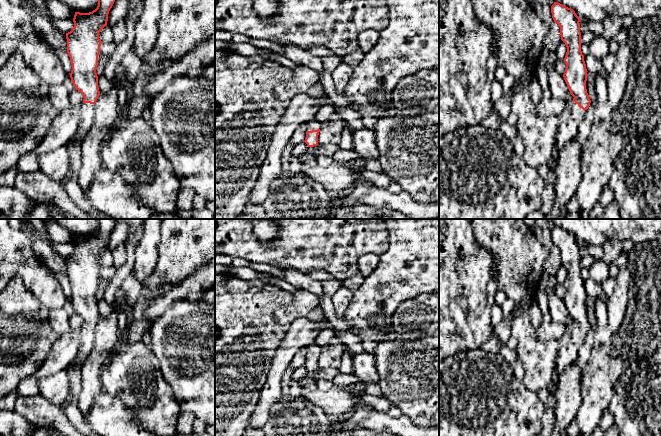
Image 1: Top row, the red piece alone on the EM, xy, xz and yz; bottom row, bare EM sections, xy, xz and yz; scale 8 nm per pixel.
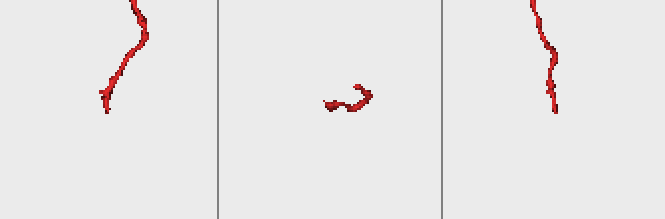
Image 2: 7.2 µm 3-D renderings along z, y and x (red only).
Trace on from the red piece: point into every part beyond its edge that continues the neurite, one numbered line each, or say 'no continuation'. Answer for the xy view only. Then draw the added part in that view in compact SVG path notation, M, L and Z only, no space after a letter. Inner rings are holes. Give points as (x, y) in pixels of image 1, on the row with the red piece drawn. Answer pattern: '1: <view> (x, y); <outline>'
1: xy (87, 112); M82 103L80 111L80 122L74 136L76 139L83 140L85 138L85 135L90 130L91 125L94 121L95 108L95 104Z

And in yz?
1: yz (570, 118); M572 100L566 101L564 111L559 116L559 124L556 133L556 150L560 155L565 146L577 136L578 125L584 119L586 110L583 110Z

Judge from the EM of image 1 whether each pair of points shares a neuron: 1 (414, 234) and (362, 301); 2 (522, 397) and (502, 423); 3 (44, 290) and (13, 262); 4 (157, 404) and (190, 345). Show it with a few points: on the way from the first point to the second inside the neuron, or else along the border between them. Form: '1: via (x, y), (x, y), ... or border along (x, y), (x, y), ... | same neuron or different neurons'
1: via (407, 251), (376, 284) | same neuron
2: via (516, 403), (514, 411), (508, 417) | same neuron
3: via (36, 282), (21, 267) | same neuron
4: border along (159, 362), (161, 374), (170, 386), (179, 405) | different neurons

